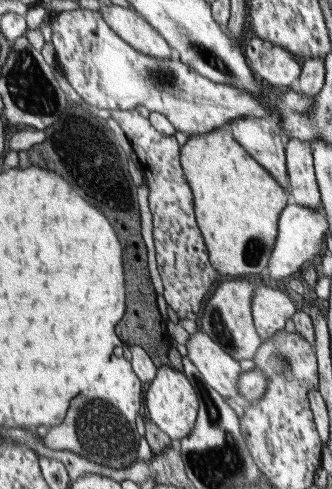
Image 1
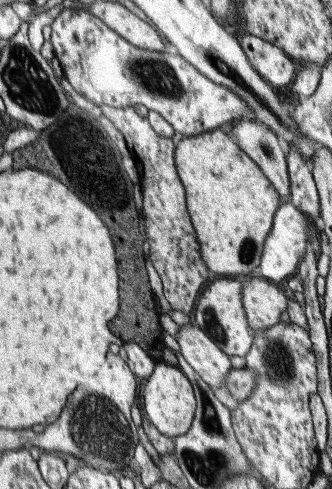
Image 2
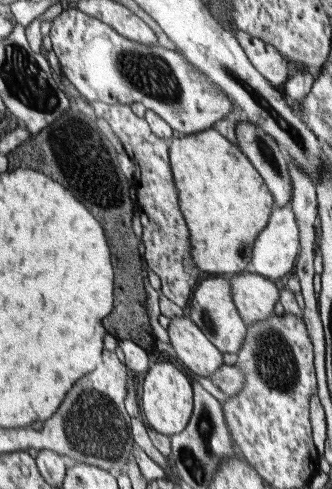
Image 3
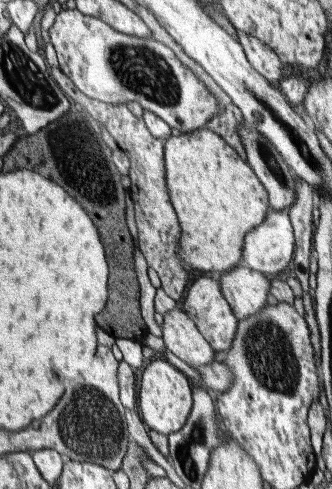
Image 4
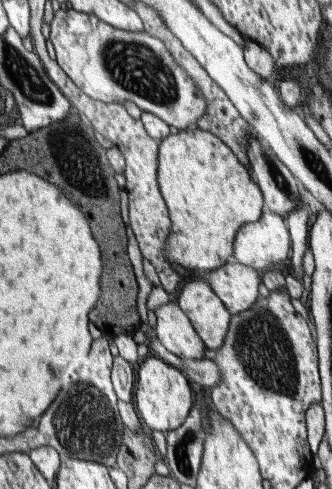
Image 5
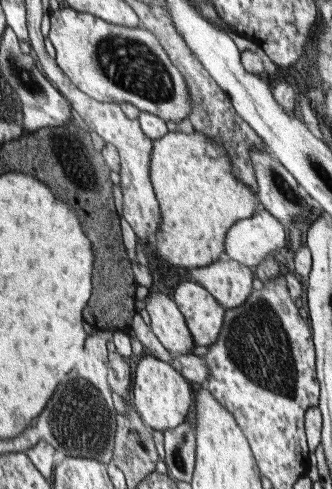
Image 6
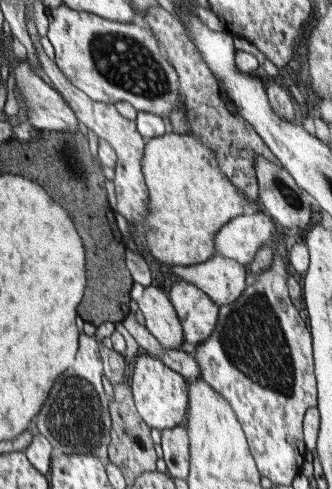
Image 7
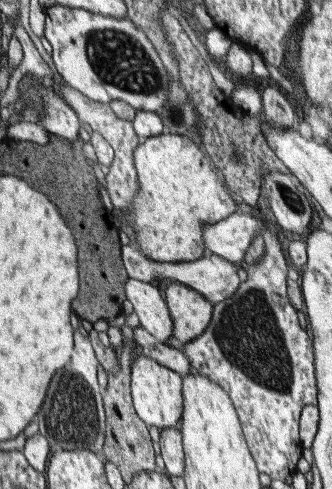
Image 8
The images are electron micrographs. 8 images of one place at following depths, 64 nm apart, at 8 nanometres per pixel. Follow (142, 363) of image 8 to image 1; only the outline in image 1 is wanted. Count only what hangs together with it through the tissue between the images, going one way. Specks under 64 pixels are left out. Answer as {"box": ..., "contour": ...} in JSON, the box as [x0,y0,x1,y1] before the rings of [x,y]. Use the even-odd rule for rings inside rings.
{"box":[145,366,197,442],"contour":[[[159,366],[153,380],[149,382],[149,386],[145,390],[145,404],[149,404],[147,416],[173,442],[177,442],[179,438],[185,438],[191,432],[193,420],[197,414],[197,400],[195,400],[195,392],[193,392],[191,384],[187,382],[187,378],[179,370],[171,368],[171,366]]]}

